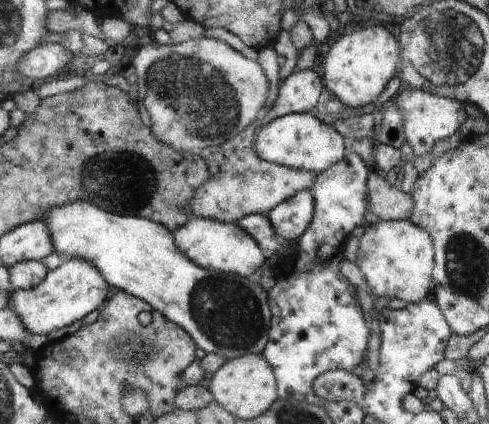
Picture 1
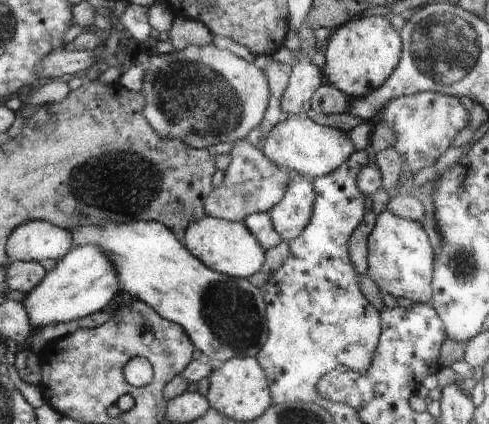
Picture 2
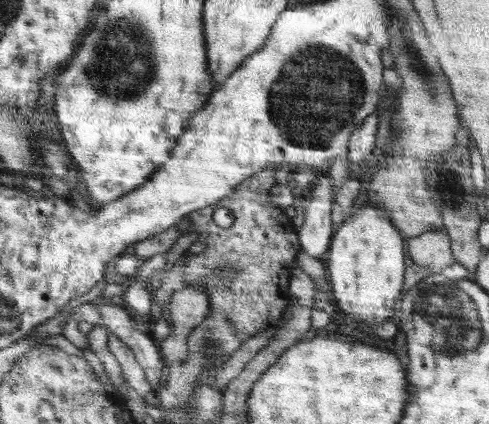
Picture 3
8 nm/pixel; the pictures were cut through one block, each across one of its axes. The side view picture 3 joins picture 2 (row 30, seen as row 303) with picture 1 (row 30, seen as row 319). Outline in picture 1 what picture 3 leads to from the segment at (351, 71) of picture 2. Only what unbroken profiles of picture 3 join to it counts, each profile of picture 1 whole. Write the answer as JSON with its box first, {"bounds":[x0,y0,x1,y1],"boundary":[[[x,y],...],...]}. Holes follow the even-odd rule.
{"bounds":[325,26,399,108],"boundary":[[[371,26],[363,30],[355,30],[345,34],[343,38],[337,38],[337,42],[331,44],[329,54],[325,58],[325,88],[331,90],[335,96],[339,96],[349,108],[365,108],[381,94],[385,84],[395,74],[395,64],[399,60],[399,48],[397,40],[391,32],[387,32],[383,26]]]}

